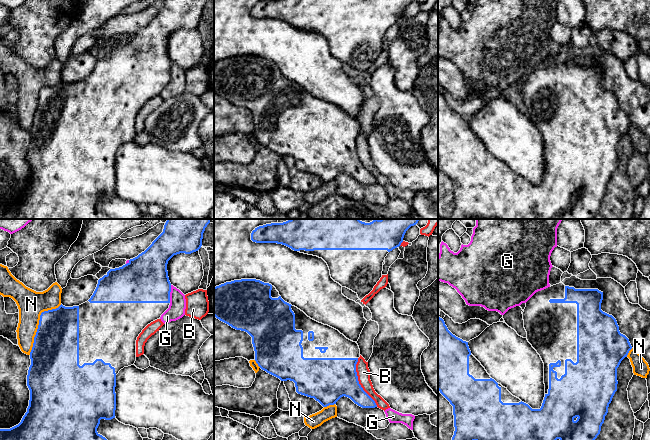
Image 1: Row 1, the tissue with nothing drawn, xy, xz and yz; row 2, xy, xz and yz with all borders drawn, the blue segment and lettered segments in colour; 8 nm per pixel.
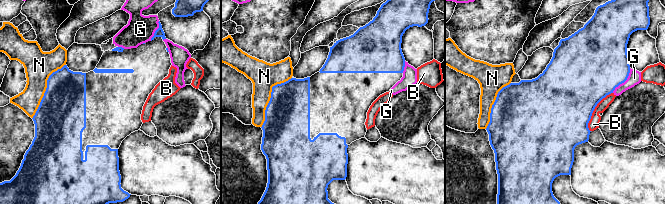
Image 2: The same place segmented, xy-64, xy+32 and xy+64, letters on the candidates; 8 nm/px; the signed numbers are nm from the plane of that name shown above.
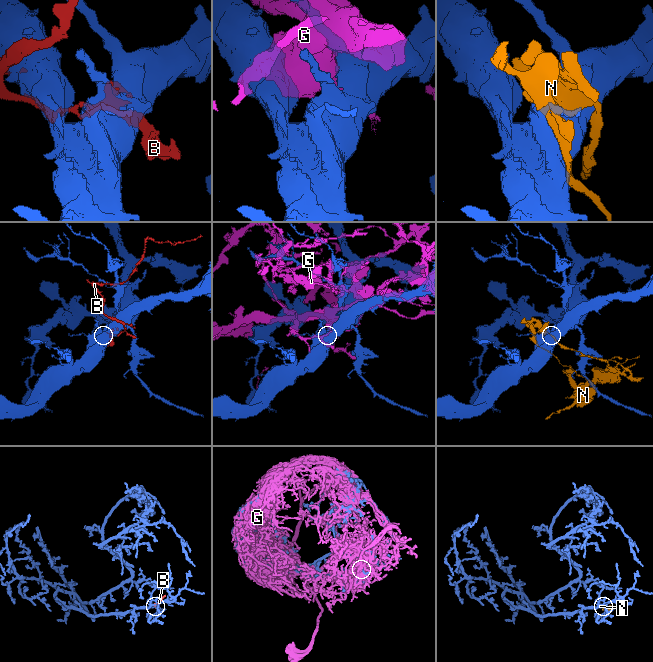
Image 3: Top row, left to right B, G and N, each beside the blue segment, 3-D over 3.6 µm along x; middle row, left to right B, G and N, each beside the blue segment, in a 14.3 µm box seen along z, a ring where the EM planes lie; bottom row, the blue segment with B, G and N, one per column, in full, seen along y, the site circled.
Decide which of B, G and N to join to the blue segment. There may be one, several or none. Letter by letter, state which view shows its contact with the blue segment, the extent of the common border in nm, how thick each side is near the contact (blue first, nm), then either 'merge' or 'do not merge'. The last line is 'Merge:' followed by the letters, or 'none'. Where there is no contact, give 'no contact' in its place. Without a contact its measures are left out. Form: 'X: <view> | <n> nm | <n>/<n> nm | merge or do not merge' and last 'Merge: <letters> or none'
B: xz | 420 nm | 360/110 nm | do not merge
G: xy | 140 nm | 380/140 nm | do not merge
N: xy | 480 nm | 380/220 nm | do not merge
Merge: none

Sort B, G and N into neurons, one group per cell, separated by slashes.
B / G / N

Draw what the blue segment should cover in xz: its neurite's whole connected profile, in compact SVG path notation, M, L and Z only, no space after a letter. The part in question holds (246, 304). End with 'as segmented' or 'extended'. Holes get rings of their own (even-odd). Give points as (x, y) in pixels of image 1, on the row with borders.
M241 279L214 287L214 316L236 330L247 332L252 337L258 366L281 381L293 381L298 394L314 398L323 407L336 404L343 396L362 408L377 407L358 381L358 344L285 302L271 284Z | extended

